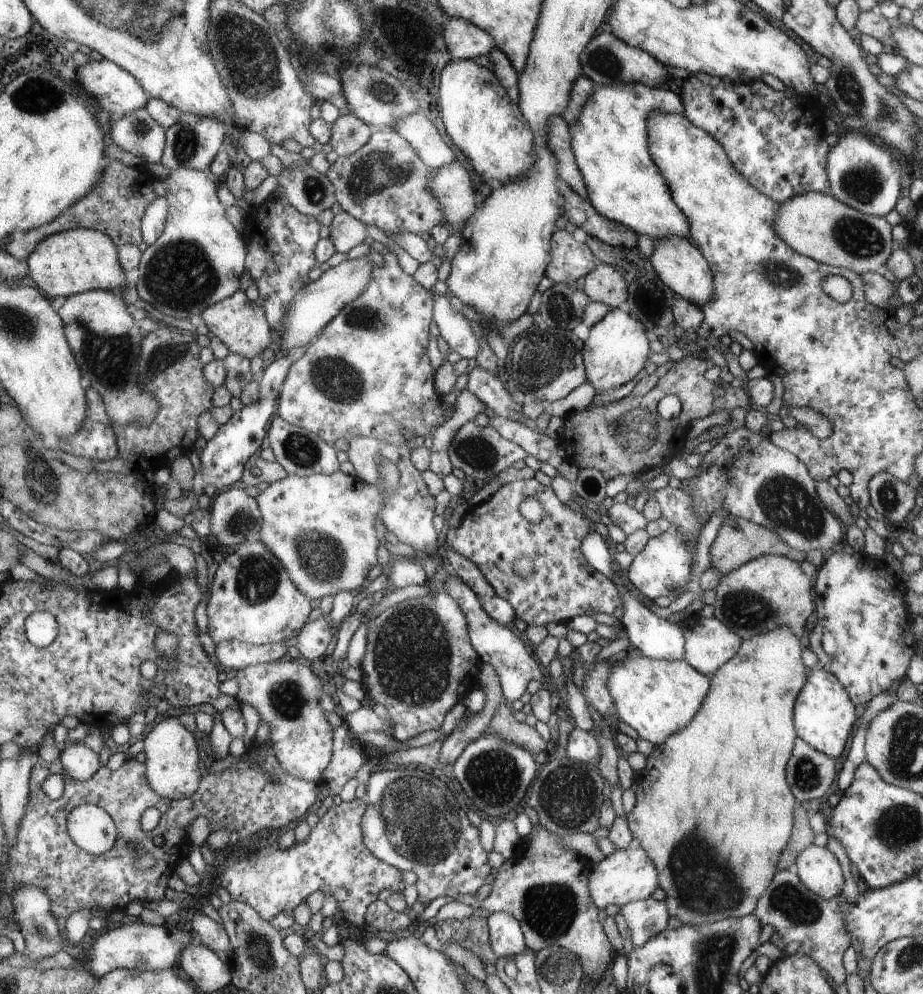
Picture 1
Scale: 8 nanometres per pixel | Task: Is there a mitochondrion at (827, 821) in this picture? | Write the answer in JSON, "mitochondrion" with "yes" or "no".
{"mitochondrion":"no"}

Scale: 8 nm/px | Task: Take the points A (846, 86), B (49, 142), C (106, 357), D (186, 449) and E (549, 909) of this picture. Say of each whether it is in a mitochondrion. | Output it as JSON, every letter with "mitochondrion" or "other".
{"A":"mitochondrion","B":"other","C":"mitochondrion","D":"other","E":"mitochondrion"}

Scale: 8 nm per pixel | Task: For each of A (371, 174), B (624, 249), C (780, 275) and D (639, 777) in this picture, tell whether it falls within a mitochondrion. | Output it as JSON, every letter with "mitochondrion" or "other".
{"A":"mitochondrion","B":"other","C":"mitochondrion","D":"other"}

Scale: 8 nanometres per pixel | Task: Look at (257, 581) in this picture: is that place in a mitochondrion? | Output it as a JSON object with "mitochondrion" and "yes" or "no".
{"mitochondrion":"yes"}

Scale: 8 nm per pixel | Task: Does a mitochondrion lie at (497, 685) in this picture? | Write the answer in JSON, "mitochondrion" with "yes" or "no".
{"mitochondrion":"no"}

